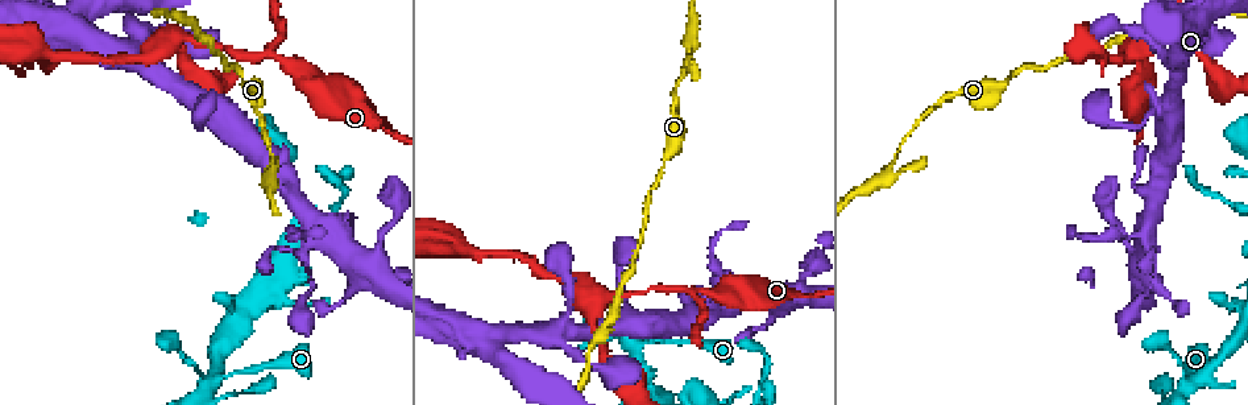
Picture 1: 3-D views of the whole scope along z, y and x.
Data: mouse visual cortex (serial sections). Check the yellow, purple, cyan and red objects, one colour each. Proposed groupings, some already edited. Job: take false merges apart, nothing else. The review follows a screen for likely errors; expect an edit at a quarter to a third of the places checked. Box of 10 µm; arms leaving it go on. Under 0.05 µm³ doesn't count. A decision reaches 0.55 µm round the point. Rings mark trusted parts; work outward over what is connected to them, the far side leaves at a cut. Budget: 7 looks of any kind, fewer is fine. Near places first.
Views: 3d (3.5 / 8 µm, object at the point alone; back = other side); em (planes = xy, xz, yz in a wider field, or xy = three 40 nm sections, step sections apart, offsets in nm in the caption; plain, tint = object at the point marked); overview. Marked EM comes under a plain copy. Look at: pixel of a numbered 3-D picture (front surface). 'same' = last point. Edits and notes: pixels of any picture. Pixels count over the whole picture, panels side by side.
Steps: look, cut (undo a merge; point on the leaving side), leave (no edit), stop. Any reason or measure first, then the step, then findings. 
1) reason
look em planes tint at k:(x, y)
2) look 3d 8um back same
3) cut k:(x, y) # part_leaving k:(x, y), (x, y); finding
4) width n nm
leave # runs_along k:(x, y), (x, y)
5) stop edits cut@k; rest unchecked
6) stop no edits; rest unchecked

four or more arms meet
look 3d 3.5um at 1:(632, 346)

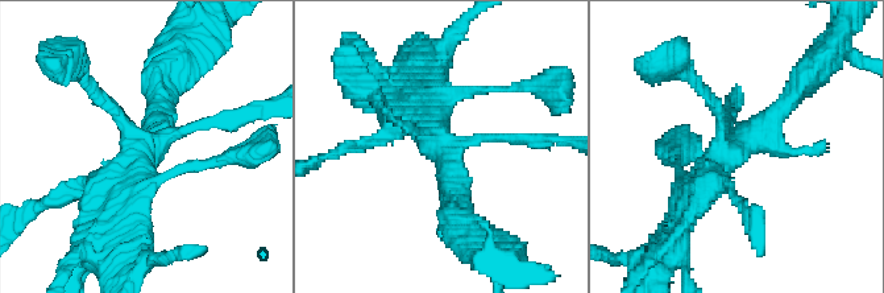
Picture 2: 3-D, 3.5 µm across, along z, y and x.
look em planes tint at 2:(439, 143)

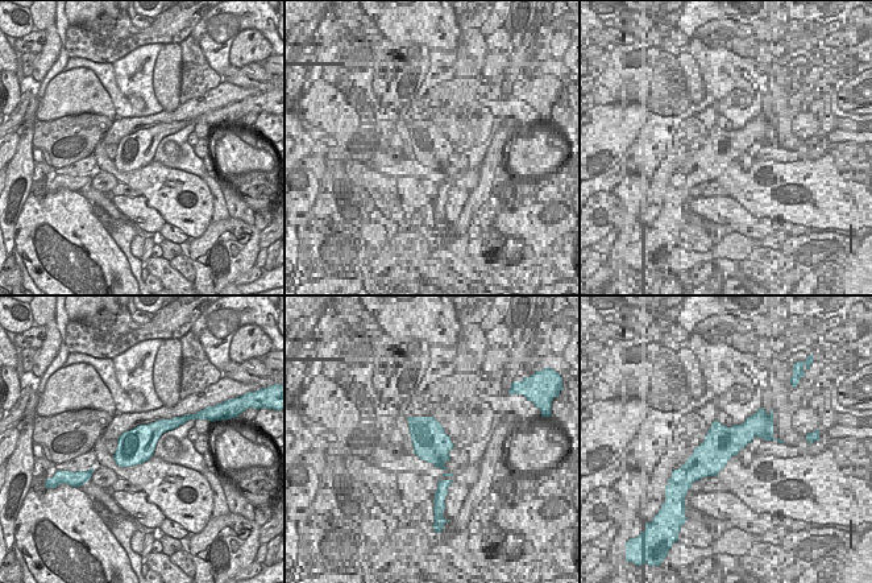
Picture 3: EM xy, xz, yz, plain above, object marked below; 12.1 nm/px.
leave # runs_along 2:(218, 120), (137, 157), (137, 181), (169, 173); all the same cell

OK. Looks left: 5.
three arms meet
look 3d 3.5um at 1:(694, 292)

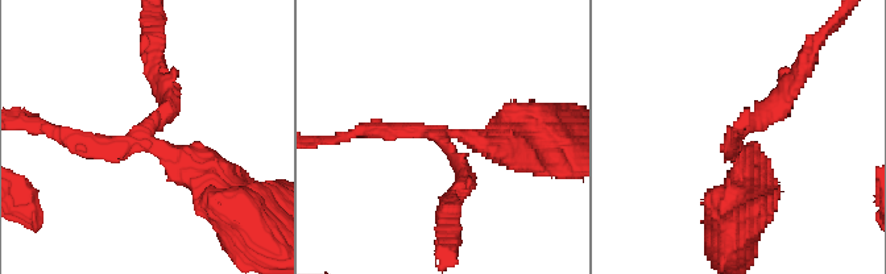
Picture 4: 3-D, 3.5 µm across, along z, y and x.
arms 3; arm_widths 200, 200, 350 nm
look em xy step 5 tint at 4:(146, 143)

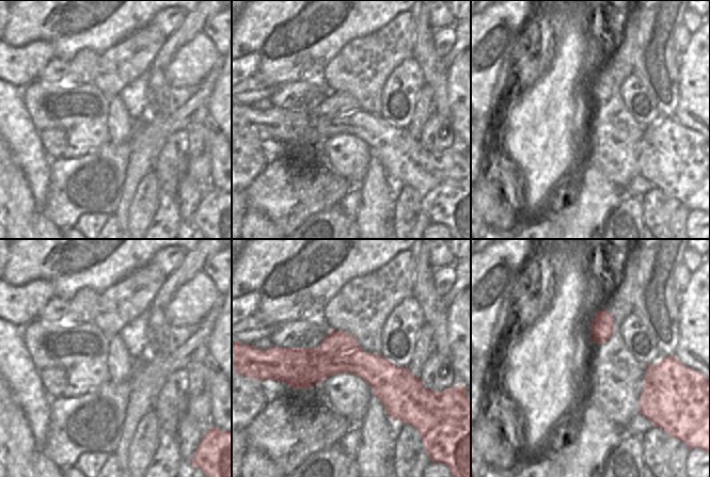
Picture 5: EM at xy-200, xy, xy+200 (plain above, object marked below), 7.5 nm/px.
look em planes tint same

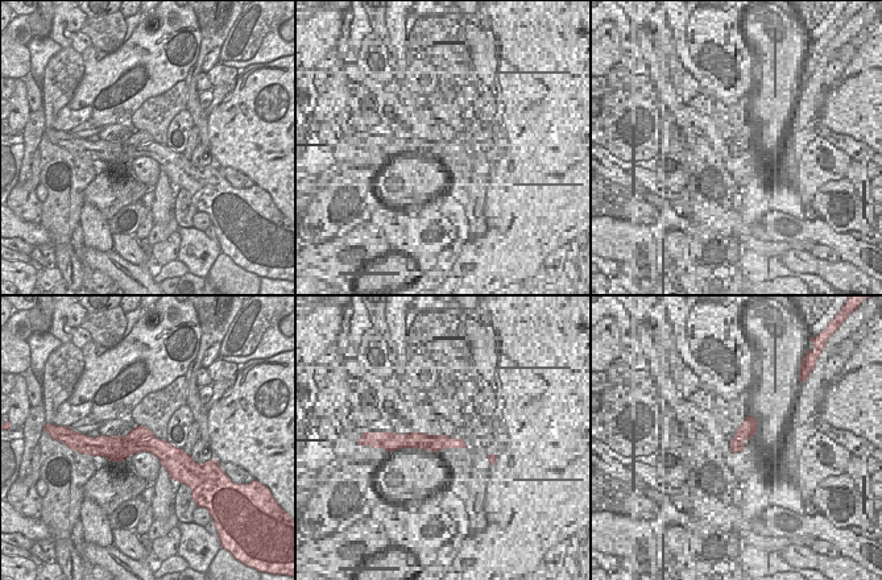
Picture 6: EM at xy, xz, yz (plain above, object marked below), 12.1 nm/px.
cut 4:(777, 115) # two cells meet here

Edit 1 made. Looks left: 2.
stop edits cut@4; rest unchecked

